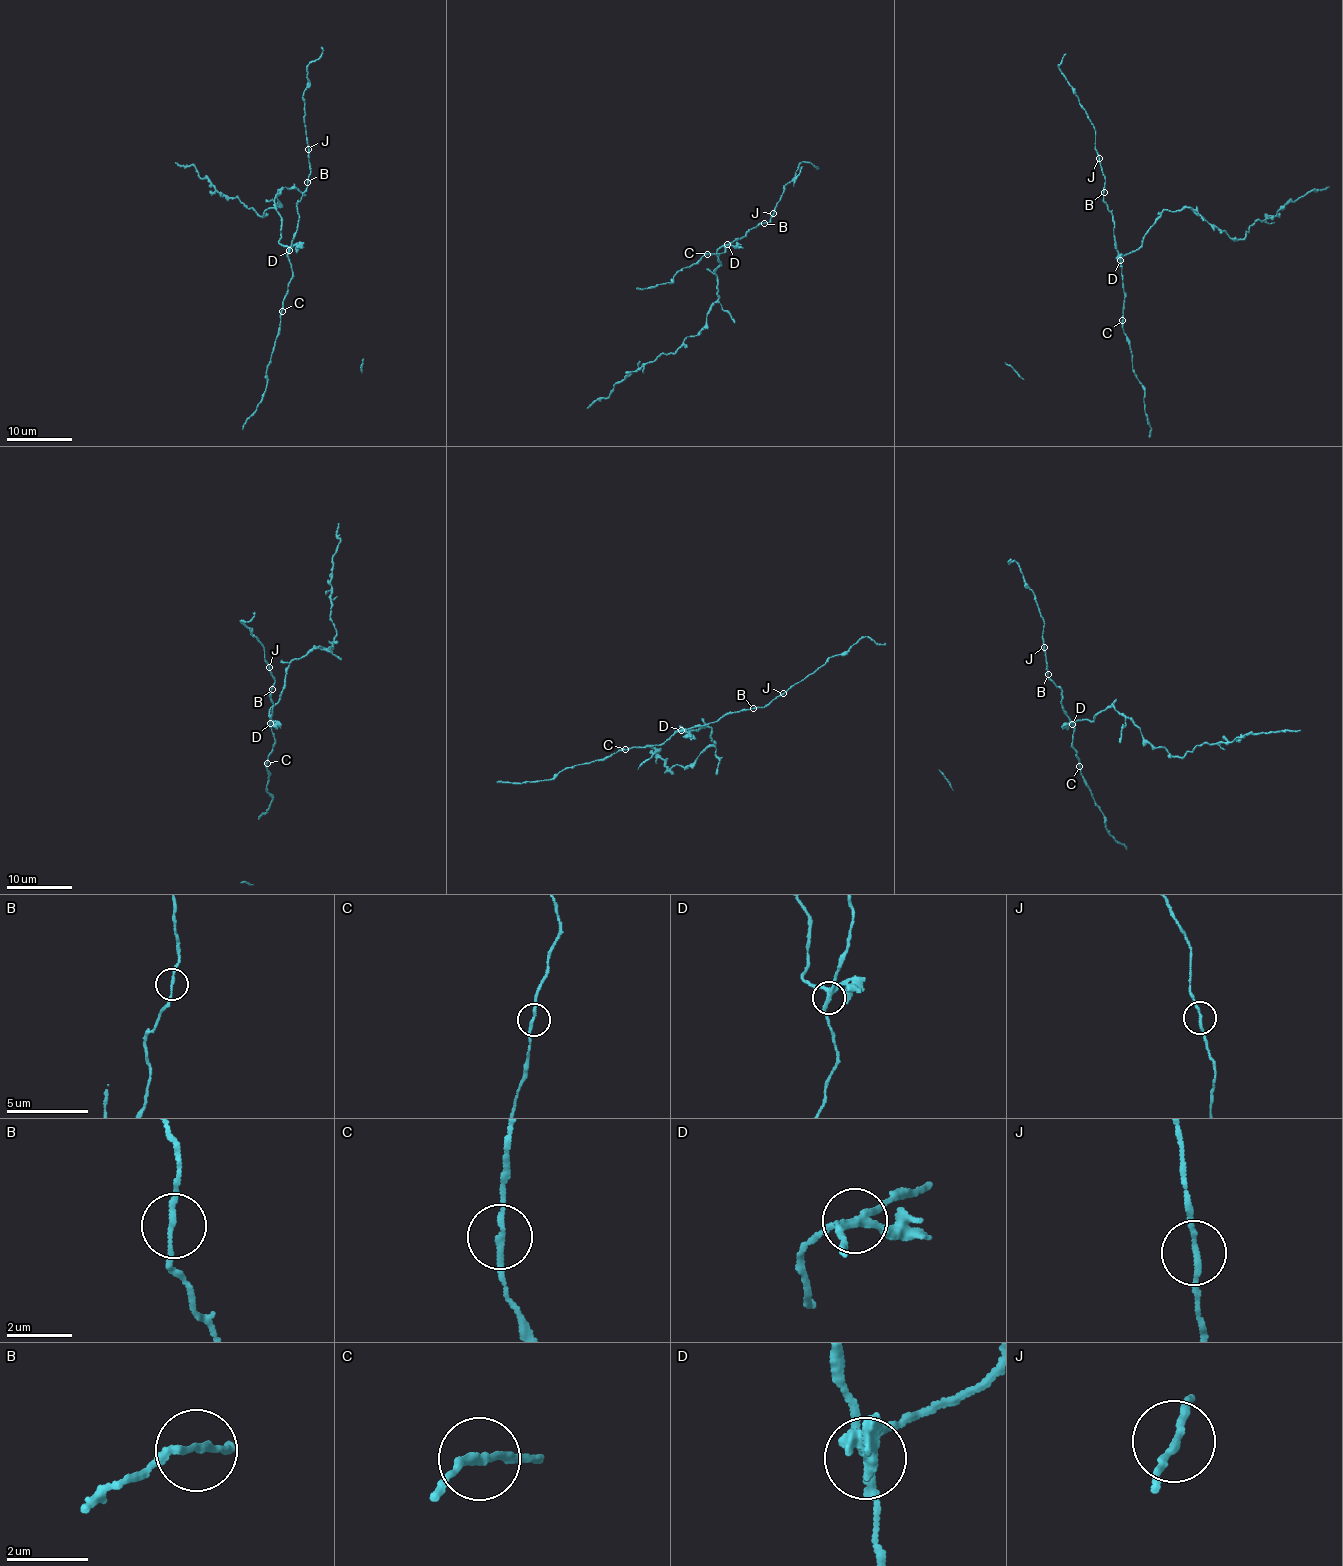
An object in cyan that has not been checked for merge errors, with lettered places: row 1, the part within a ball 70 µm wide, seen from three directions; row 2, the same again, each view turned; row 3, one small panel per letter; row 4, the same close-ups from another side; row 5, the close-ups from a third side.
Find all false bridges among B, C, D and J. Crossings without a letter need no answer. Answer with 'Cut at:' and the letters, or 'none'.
Cut at: C, D

